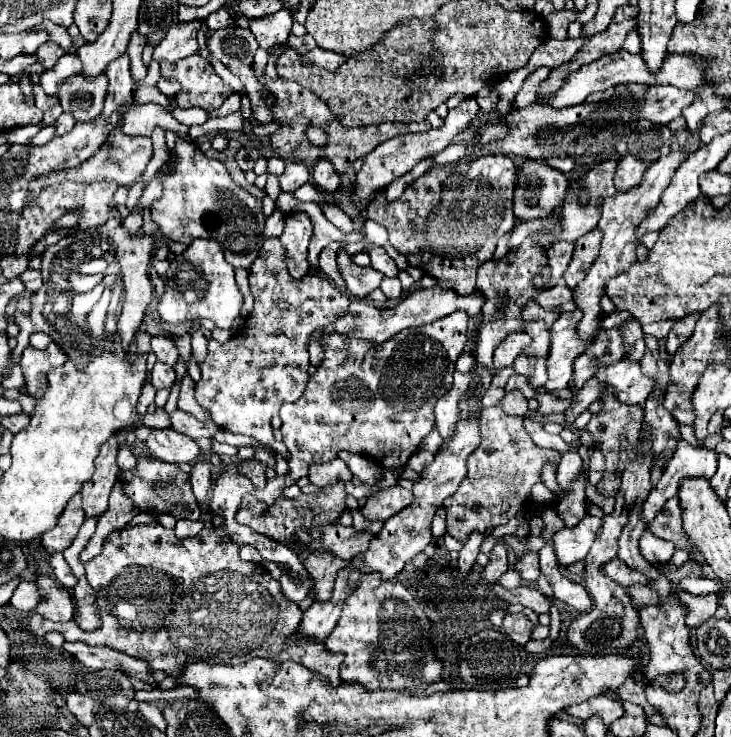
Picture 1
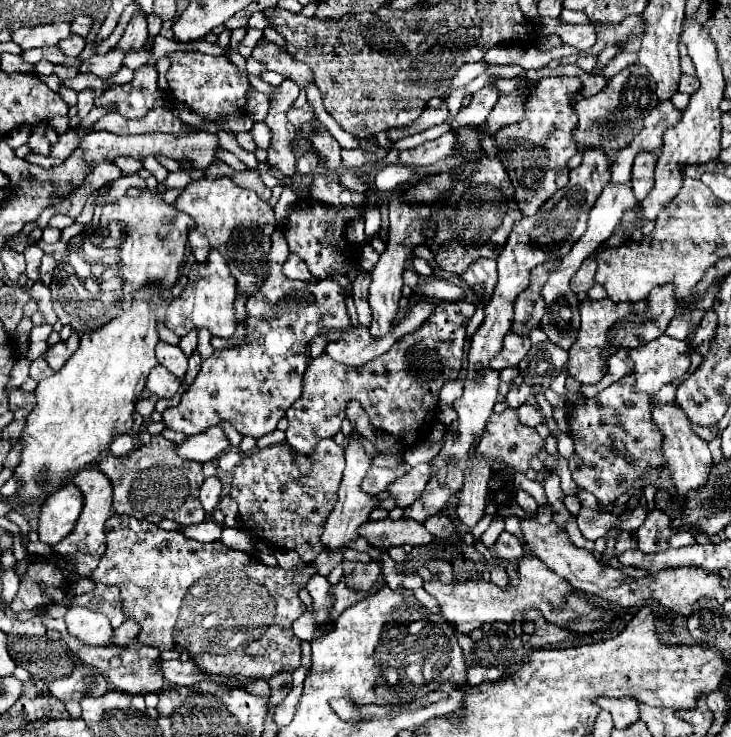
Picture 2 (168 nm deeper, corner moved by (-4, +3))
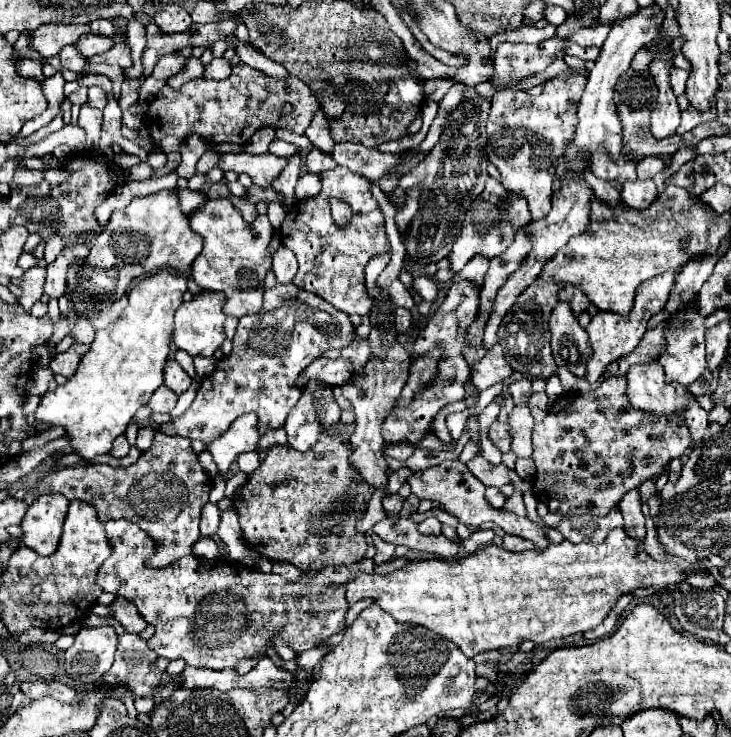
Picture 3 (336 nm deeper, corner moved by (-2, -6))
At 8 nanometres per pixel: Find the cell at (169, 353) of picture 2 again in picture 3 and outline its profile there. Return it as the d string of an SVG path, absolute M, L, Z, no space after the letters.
M167 360L163 378L165 378L165 384L167 384L175 394L183 394L183 392L189 388L189 384L191 384L189 374L187 374L175 360Z

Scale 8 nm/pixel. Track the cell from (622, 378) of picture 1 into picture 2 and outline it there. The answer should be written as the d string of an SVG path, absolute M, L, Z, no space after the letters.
M661 335L643 347L631 349L629 355L635 361L633 373L637 379L635 391L643 391L653 397L657 389L673 383L689 369L691 353L693 349L687 345L687 341L667 335Z

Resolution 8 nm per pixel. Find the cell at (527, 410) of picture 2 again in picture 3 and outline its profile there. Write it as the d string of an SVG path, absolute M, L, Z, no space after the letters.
M607 378L597 390L591 390L591 392L567 392L563 394L551 408L549 408L549 414L543 422L535 424L533 426L533 462L537 466L537 474L533 478L533 492L537 496L539 502L547 502L549 510L561 510L561 512L567 512L571 516L579 516L579 514L597 514L597 516L605 516L609 514L609 510L623 498L625 492L633 490L633 488L639 488L645 480L649 478L655 478L659 474L665 472L665 468L669 466L669 462L673 458L681 458L683 454L687 454L689 446L687 446L687 430L683 430L683 426L679 426L679 422L673 422L671 418L659 418L659 420L651 420L645 412L641 410L635 410L631 406L631 402L627 400L627 380L625 378Z

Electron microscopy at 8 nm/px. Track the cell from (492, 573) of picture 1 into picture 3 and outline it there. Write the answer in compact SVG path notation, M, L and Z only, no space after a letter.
M505 534L505 536L503 536L503 548L509 550L509 552L521 552L521 550L533 548L533 542L527 542L527 540L519 538L519 536L509 536L509 534Z

